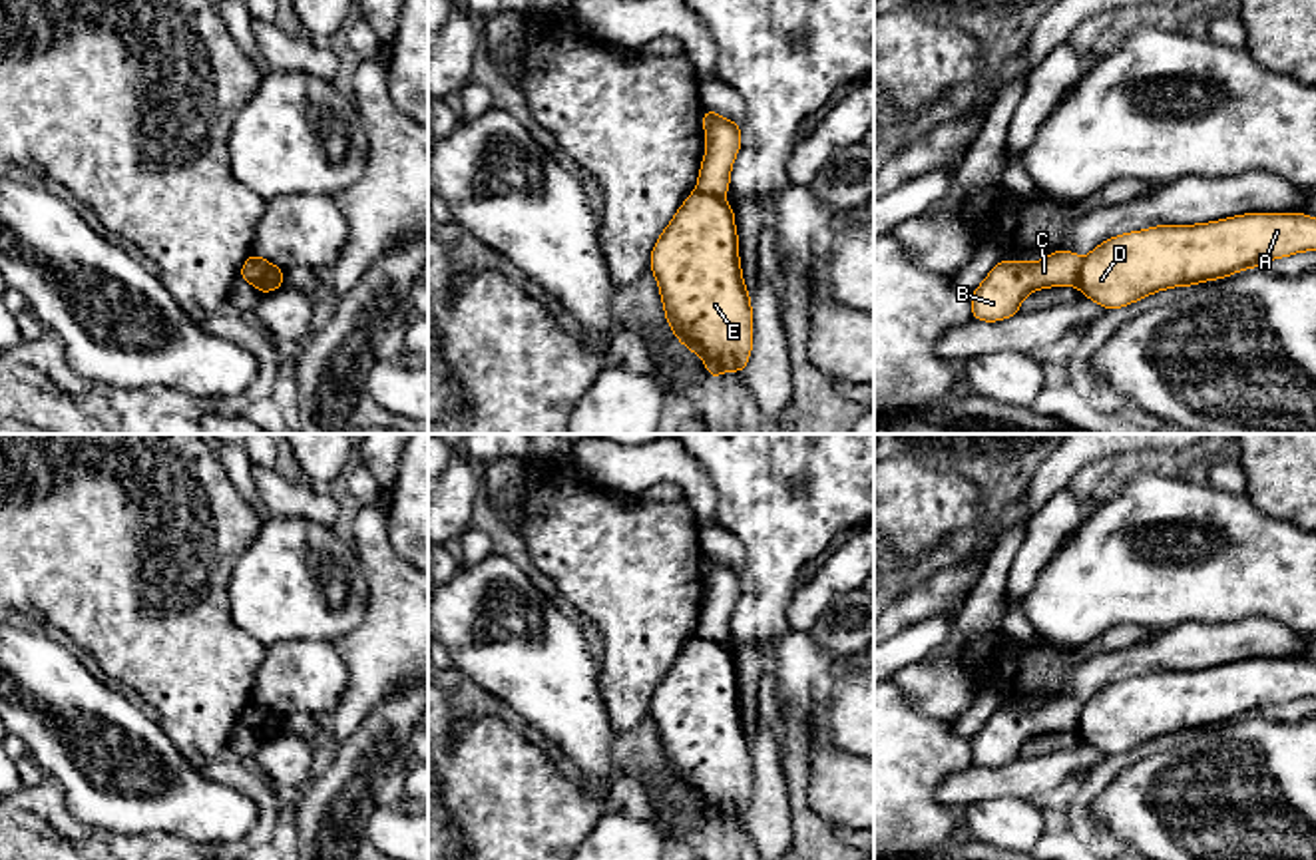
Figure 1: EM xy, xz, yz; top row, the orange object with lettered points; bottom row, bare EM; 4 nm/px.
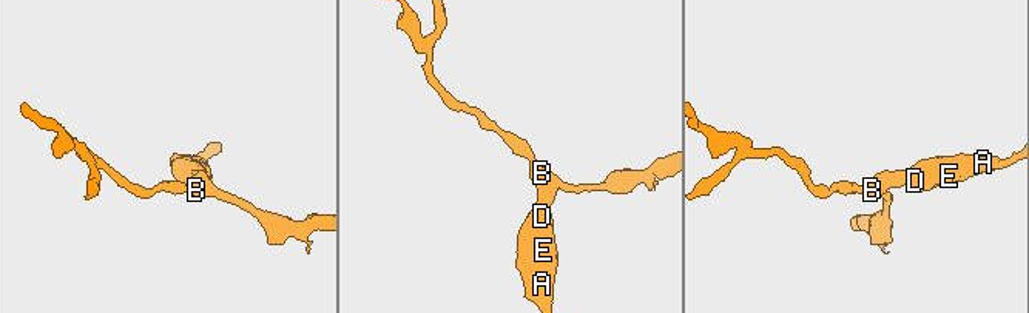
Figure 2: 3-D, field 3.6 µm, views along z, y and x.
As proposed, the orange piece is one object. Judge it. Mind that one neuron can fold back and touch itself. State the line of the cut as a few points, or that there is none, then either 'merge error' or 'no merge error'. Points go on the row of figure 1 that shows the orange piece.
xz (695, 190), (721, 198) | merge error

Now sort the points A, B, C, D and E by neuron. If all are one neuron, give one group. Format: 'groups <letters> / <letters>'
groups A D E / B C

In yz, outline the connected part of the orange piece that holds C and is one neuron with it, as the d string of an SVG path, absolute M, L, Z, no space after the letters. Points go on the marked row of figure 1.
M1059 249L1043 261L999 261L970 295L974 321L997 322L1019 313L1021 301L1047 287L1077 287L1081 257Z

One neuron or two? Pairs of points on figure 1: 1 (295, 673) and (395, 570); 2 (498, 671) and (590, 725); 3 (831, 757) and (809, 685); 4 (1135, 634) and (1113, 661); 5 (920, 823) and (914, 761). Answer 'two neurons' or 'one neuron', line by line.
1: two neurons
2: one neuron
3: two neurons
4: two neurons
5: one neuron

